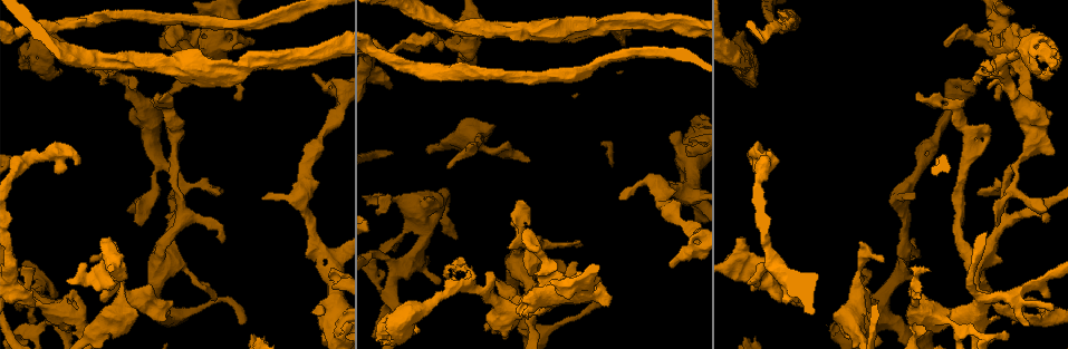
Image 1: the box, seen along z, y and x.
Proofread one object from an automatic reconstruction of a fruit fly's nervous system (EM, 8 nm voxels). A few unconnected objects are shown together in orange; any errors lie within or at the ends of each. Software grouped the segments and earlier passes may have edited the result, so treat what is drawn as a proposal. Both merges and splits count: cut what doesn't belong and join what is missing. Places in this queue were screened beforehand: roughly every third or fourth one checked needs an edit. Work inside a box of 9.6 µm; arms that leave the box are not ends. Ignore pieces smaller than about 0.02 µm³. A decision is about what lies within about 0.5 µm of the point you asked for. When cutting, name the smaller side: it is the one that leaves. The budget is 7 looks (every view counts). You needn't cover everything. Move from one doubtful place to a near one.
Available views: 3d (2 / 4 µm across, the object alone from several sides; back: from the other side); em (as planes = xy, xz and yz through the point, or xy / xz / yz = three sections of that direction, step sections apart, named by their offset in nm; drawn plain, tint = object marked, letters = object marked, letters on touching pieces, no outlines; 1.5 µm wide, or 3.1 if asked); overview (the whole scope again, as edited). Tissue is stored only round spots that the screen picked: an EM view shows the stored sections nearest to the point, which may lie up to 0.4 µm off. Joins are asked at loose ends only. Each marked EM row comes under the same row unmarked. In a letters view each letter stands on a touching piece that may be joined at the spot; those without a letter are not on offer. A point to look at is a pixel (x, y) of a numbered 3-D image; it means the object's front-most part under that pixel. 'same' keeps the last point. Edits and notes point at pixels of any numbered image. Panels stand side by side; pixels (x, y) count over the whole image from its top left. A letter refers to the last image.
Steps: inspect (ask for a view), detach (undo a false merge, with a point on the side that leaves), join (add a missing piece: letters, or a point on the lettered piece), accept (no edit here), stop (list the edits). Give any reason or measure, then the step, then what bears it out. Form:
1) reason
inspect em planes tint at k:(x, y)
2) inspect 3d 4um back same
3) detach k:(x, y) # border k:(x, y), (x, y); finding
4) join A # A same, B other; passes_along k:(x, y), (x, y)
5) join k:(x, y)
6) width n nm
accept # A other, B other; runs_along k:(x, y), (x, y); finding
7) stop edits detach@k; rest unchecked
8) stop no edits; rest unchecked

branch stops here
inspect em planes letters at 1:(94, 284)

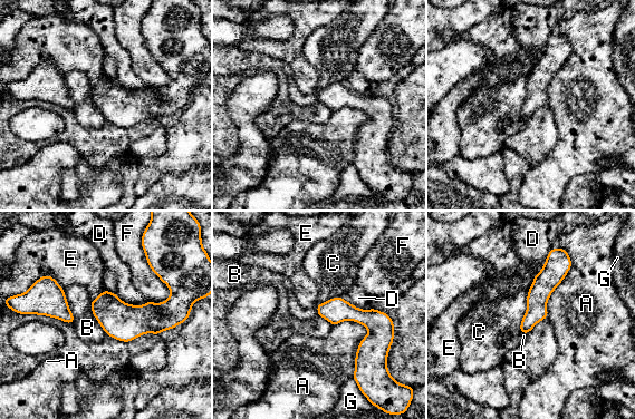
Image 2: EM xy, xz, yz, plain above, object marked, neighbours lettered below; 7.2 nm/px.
accept # A other, B other, C other, D other, E other, F other, G other; runs_along 2:(557, 255), (522, 330); none of them fits

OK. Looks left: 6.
thick end
inspect 3d 2um at 1:(801, 306)

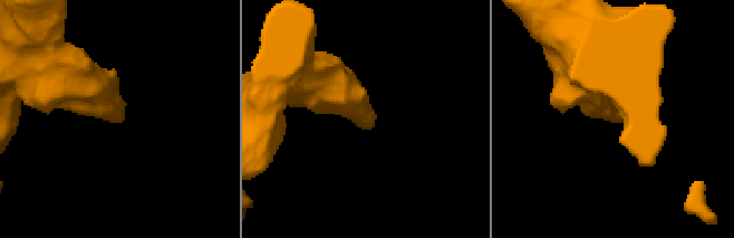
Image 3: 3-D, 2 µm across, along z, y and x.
inspect em planes tint at 3:(115, 122)

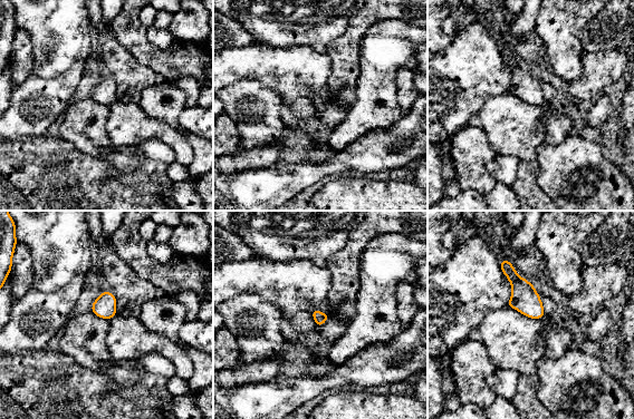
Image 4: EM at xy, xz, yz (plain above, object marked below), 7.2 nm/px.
what lies round it
inspect em planes letters same

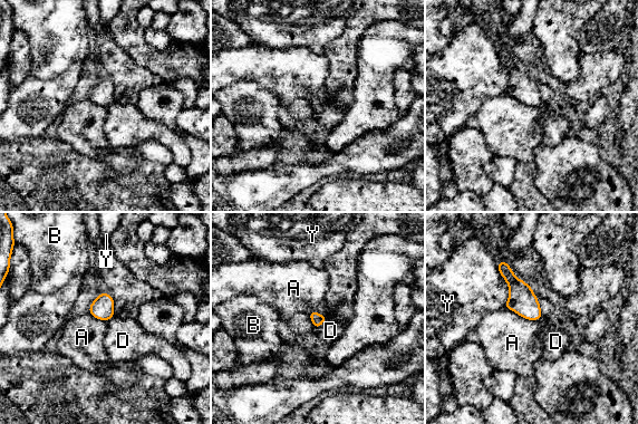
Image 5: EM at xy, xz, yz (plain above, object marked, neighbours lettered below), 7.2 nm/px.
accept # A other, B other, D other, Y other; none of them fits

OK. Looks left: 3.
a narrow waist
inspect 3d 4um at 1:(549, 282)

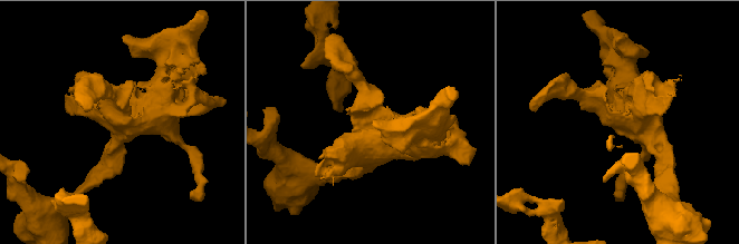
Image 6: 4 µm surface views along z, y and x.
need the tissue
inspect em planes letters at 6:(372, 127)

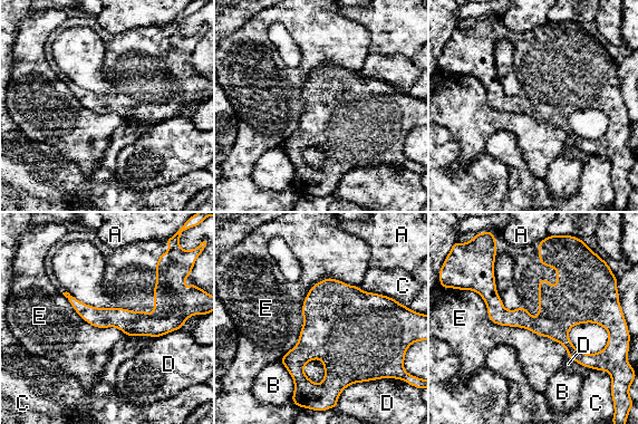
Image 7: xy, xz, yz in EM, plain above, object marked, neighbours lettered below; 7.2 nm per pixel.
width 150 nm
accept # A other, B other, C other, D other, E other; runs_along 7:(480, 290), (511, 318), (602, 320); all the same neuron

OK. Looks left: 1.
stop no edits; rest unchecked

